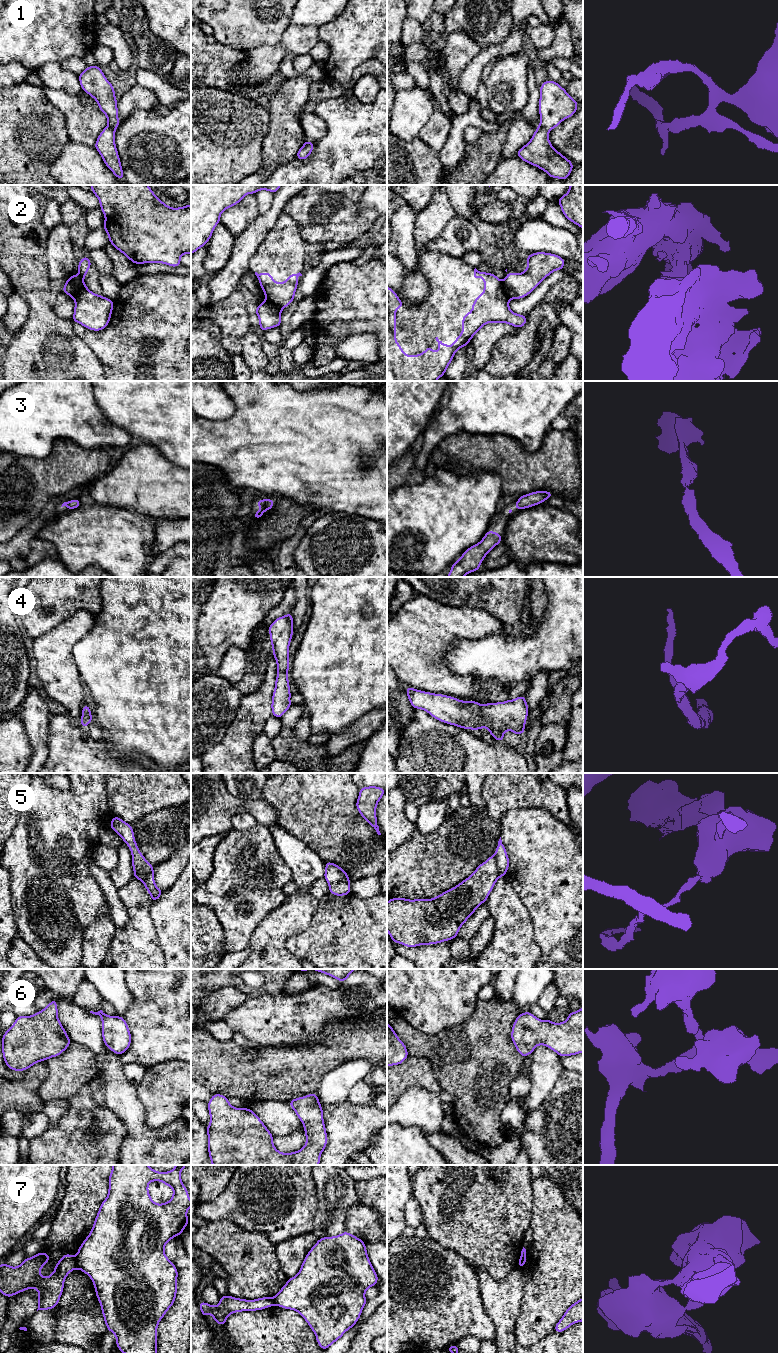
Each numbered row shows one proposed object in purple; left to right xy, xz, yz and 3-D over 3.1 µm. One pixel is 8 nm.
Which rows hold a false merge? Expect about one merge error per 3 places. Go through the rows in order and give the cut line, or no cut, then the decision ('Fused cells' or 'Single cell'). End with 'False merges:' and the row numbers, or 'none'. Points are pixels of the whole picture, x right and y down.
1: Split along yz (539, 125), (548, 130). Fused cells
2: Split along xy (80, 277), (81, 283), (73, 297). Fused cells
3: No split. Single cell
4: No split. Single cell
5: Split along xy (133, 867), (138, 873), (150, 872), (152, 870). Fused cells
6: No split. Single cell
7: Split along xy (75, 1257), (77, 1267). Fused cells
False merges: 1, 2, 5, 7

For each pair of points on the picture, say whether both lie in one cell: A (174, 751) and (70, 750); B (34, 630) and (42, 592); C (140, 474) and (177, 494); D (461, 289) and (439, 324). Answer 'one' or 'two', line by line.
A: two
B: one
C: one
D: one

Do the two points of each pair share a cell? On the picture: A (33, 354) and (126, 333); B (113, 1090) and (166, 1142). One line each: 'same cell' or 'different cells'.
A: different cells
B: same cell

